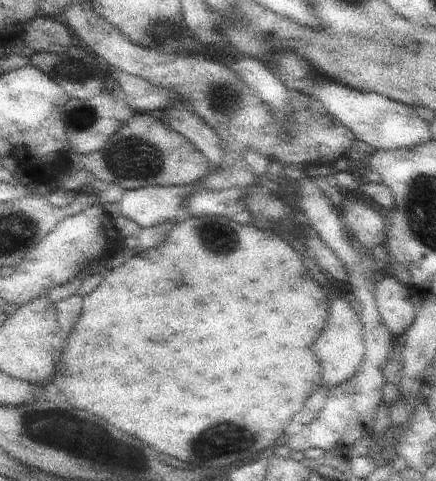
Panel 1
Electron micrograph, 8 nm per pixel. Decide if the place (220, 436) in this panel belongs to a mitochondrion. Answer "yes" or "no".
yes

